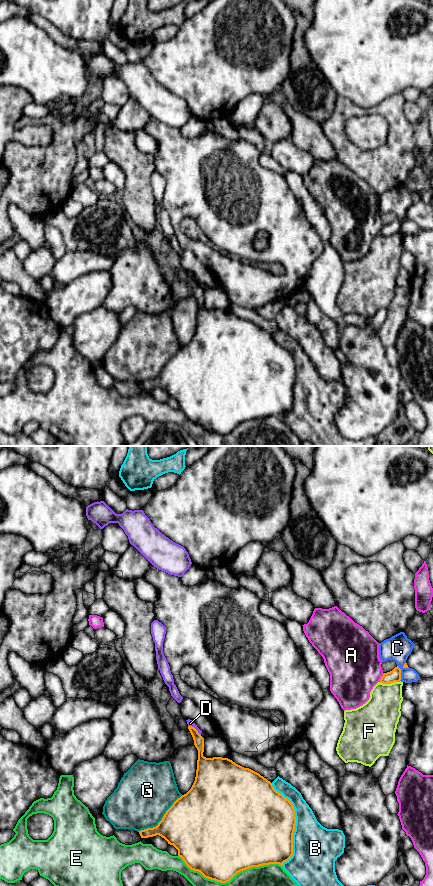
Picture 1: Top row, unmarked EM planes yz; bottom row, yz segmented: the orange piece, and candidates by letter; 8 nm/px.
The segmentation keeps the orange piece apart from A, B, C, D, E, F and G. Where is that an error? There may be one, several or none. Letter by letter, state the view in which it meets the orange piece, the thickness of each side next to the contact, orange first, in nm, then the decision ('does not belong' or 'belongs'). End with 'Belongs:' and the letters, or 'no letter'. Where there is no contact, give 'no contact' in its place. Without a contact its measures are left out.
A: meets orange in yz; 100 nm thick on the orange side, 420 nm on the other; does not belong
B: meets orange in yz; 500 nm thick on the orange side, 360 nm on the other; does not belong
C: meets orange in yz; 100 nm thick on the orange side, 200 nm on the other; does not belong
D: meets orange in yz; 80 nm thick on the orange side, 50 nm on the other; does not belong
E: meets orange in yz; 460 nm thick on the orange side, 420 nm on the other; does not belong
F: meets orange in yz; 100 nm thick on the orange side, 300 nm on the other; does not belong
G: meets orange in yz; 460 nm thick on the orange side, 440 nm on the other; does not belong
Belongs: no letter

